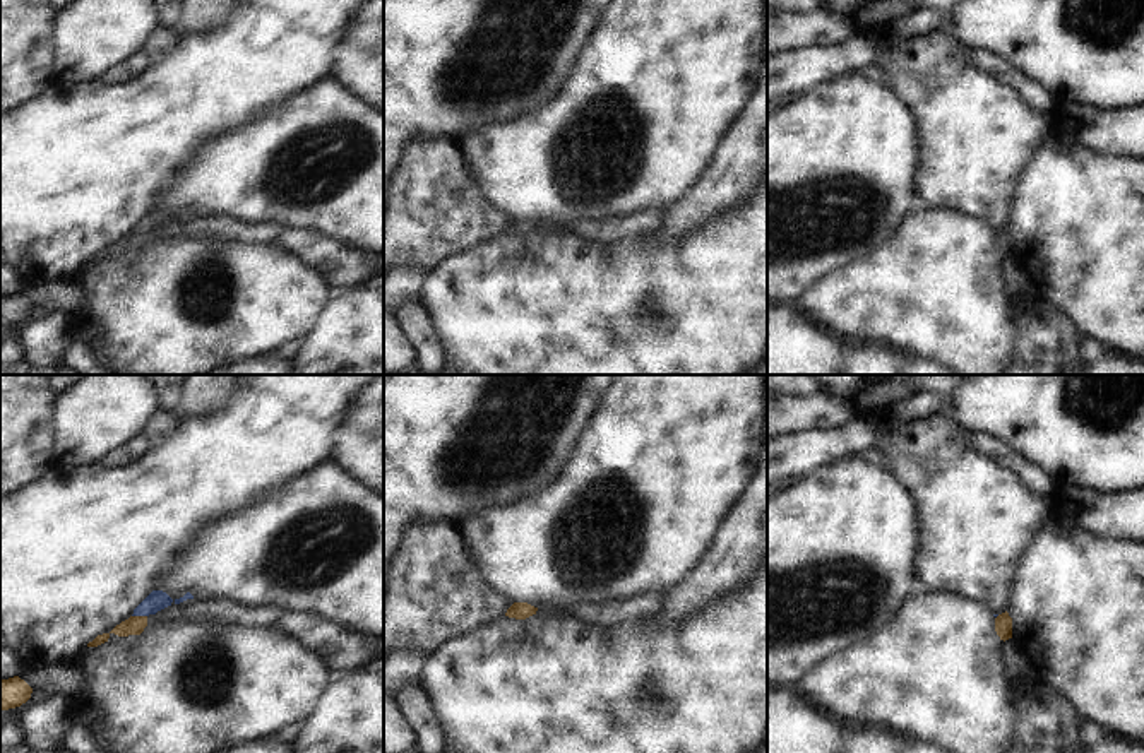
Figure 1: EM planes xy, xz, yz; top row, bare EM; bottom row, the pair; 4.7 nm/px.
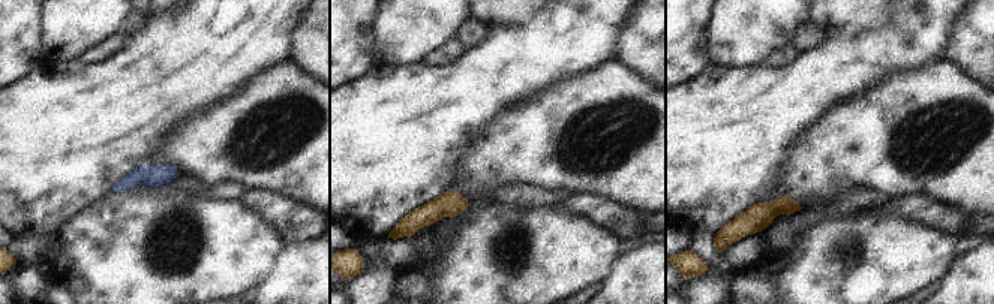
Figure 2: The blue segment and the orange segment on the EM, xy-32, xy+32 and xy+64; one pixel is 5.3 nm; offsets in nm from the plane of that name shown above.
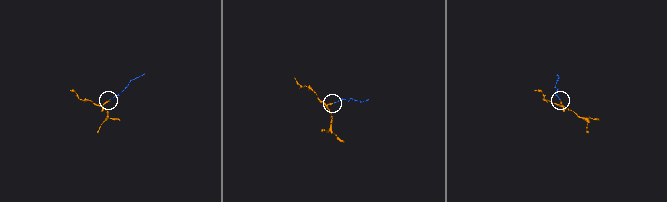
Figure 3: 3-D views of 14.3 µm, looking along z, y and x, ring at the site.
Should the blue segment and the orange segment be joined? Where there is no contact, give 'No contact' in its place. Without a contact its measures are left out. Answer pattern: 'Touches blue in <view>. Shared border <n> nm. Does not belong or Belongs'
Touches blue in xy. Shared border 70 nm. Belongs.

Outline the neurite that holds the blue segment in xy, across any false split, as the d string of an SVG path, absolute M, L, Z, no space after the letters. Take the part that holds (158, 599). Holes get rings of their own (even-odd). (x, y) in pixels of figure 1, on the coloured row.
M152 590L135 609L134 614L116 625L110 633L118 637L140 635L147 626L147 616L171 606L173 599L163 590Z

